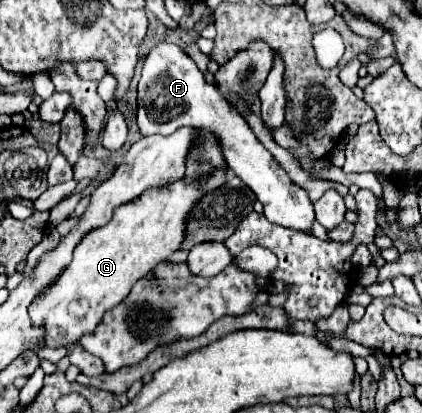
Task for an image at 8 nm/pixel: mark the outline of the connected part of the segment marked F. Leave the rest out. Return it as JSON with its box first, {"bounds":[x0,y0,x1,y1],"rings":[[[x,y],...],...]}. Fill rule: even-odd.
{"bounds":[138,43,314,231],"rings":[[[158,43],[144,59],[142,75],[138,81],[138,127],[146,135],[172,135],[180,127],[208,127],[220,141],[224,159],[228,167],[242,179],[264,205],[264,215],[268,221],[280,227],[296,231],[312,231],[314,207],[304,189],[292,183],[288,173],[280,163],[264,149],[256,139],[248,123],[240,117],[236,109],[216,91],[214,85],[208,85],[202,71],[196,63],[184,53],[182,47],[172,43]]]}

